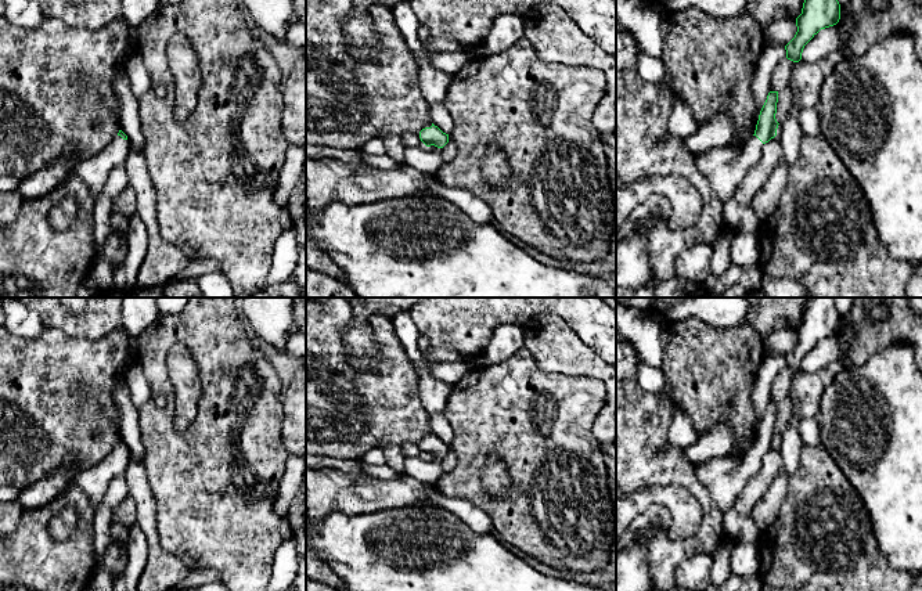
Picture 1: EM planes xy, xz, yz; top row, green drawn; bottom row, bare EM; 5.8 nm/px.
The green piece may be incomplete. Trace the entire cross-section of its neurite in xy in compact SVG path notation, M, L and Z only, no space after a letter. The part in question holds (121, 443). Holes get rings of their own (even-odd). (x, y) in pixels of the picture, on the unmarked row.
M119 440L118 446L97 465L80 472L75 483L86 493L87 498L97 509L101 504L111 480L125 473L130 462L127 446Z

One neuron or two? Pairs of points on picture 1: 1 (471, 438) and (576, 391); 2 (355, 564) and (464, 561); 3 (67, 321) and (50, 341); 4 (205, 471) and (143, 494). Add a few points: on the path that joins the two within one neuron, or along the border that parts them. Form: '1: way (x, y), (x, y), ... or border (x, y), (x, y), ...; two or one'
1: way (497, 411), (521, 408), (536, 397), (550, 403); one
2: way (382, 562), (431, 562), (436, 559); one
3: border (46, 325), (89, 341); two
4: border (141, 460), (155, 504), (157, 522); two

